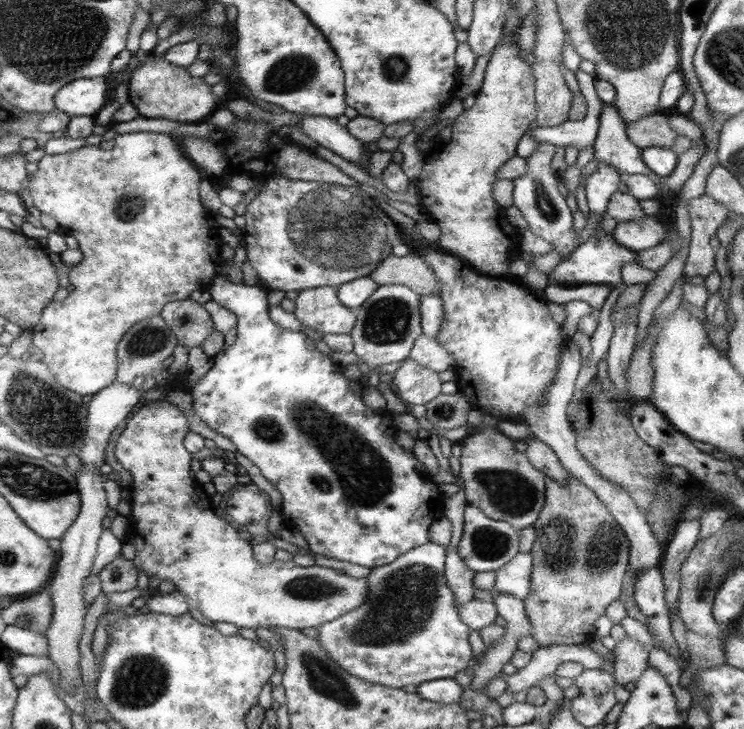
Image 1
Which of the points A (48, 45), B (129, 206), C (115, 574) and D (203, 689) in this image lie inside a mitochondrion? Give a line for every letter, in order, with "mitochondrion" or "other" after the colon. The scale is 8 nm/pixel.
A: mitochondrion
B: mitochondrion
C: mitochondrion
D: other

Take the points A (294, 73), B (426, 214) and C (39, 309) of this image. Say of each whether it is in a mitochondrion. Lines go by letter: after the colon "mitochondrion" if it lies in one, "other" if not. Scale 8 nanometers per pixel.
A: mitochondrion
B: other
C: other

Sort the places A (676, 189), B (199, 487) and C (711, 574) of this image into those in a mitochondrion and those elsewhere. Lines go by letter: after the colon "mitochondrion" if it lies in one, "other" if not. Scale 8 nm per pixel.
A: other
B: other
C: mitochondrion

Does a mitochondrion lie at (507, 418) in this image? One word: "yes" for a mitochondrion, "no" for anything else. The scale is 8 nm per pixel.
no

